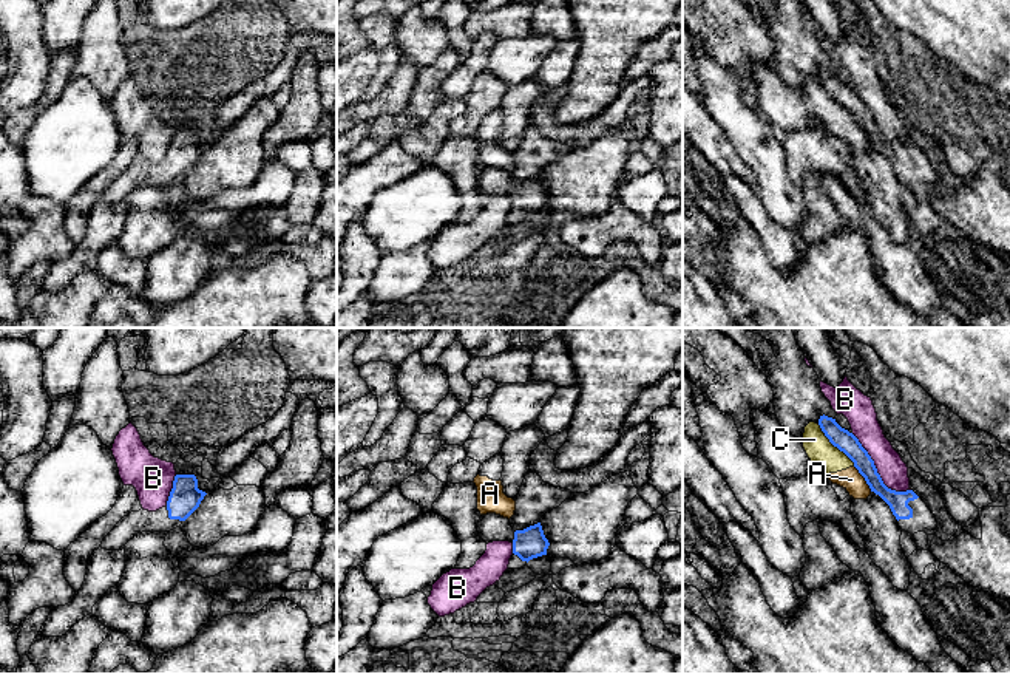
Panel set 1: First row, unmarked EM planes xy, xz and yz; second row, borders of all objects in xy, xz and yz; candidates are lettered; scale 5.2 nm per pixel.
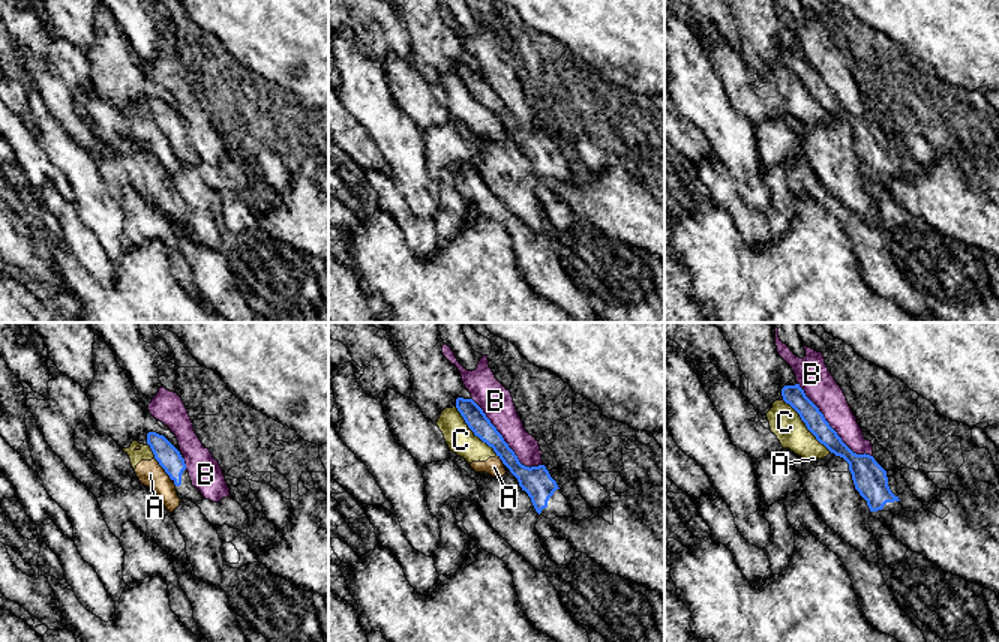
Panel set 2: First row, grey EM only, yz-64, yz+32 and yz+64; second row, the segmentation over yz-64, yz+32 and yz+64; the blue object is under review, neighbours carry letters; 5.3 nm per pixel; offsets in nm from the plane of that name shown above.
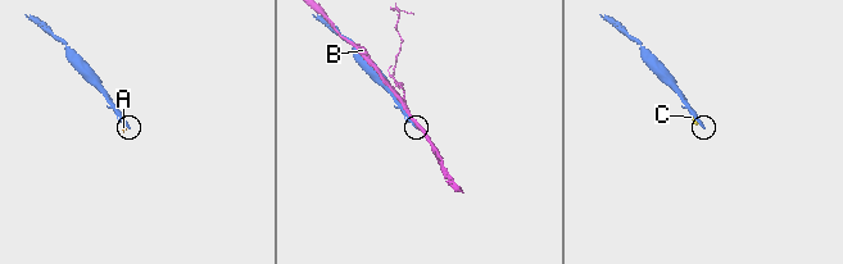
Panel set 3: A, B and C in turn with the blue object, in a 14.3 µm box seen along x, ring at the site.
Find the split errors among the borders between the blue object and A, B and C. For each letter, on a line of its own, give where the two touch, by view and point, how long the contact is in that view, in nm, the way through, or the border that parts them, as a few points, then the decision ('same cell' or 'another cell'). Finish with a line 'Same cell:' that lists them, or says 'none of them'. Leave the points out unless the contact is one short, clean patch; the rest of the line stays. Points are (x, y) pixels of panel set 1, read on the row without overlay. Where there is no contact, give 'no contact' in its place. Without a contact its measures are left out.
A: meets blue in yz at (864, 130); contact 160 nm long; border along yz (854, 119), (871, 144); another cell
B: meets blue in yz at (876, 125); contact 440 nm long; another cell
C: meets blue in yz at (834, 99); contact 300 nm long; another cell
Same cell: none of them

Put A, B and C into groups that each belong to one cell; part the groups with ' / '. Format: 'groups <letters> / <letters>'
groups A C / B

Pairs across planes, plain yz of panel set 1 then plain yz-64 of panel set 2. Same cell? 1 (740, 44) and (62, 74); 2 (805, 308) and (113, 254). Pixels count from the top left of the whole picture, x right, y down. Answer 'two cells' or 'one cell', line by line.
1: one cell
2: two cells

